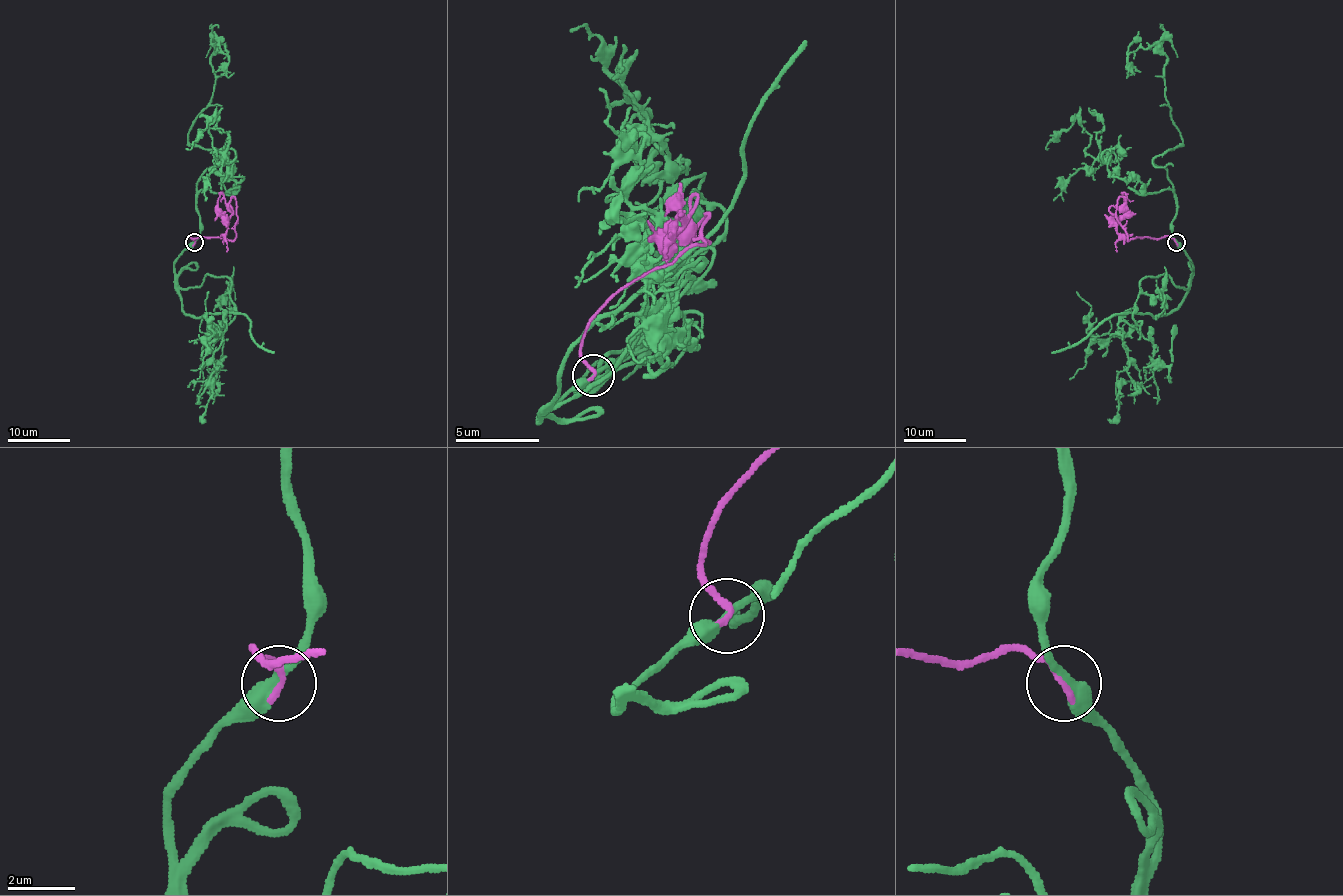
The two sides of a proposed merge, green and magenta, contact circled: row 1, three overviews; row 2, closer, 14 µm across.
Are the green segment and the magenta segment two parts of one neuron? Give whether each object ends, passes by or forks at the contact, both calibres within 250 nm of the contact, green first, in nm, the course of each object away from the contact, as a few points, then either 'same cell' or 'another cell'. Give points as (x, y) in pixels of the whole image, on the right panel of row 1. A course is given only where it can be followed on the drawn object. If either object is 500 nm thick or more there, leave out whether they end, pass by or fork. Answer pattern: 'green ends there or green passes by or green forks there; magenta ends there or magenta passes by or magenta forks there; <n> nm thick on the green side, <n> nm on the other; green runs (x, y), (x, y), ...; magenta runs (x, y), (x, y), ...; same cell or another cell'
green passes by; magenta ends there; 320 nm thick on the green side, 240 nm on the other; green runs (1176, 242), (1172, 183), (1154, 159), (1182, 136), (1165, 95), (1166, 55), (1155, 44), (1127, 57), (1140, 72); magenta runs (1176, 242), (1168, 236), (1151, 239), (1121, 236), (1116, 222), (1127, 211), (1124, 200), (1134, 200); same cell

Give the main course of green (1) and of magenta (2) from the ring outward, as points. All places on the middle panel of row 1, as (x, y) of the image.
1: (594, 374), (682, 316), (674, 345), (577, 391), (648, 345), (686, 244), (648, 278)
2: (594, 374), (581, 341), (602, 307), (669, 261), (669, 228), (678, 215), (674, 244), (674, 236), (661, 261)

